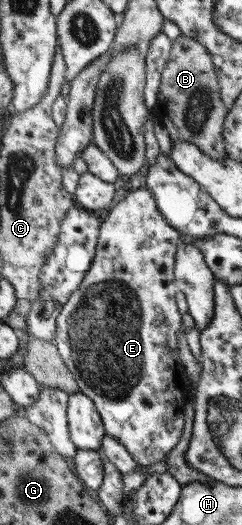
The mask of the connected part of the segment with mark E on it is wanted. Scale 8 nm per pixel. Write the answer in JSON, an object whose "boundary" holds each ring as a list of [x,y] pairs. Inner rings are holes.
{"boundary":[[[146,187],[129,192],[123,200],[119,201],[109,211],[107,219],[102,222],[98,252],[95,255],[94,263],[90,271],[87,272],[86,280],[83,282],[82,287],[79,287],[71,295],[69,302],[63,307],[58,318],[58,336],[56,336],[55,343],[64,362],[66,362],[66,365],[76,377],[80,392],[94,400],[106,426],[106,434],[122,442],[140,466],[151,466],[151,464],[157,464],[157,462],[165,460],[166,456],[178,446],[186,427],[186,411],[190,407],[187,404],[189,394],[185,392],[185,388],[173,388],[173,386],[187,386],[188,383],[188,380],[183,378],[185,374],[179,374],[179,370],[177,370],[177,368],[183,368],[181,356],[179,356],[179,346],[177,346],[177,342],[171,342],[171,340],[179,340],[179,328],[183,326],[183,318],[181,318],[181,312],[177,308],[177,298],[175,298],[175,294],[177,294],[177,286],[175,286],[176,256],[181,243],[182,234],[177,228],[171,226],[170,222],[160,212],[154,192],[151,192]]]}

